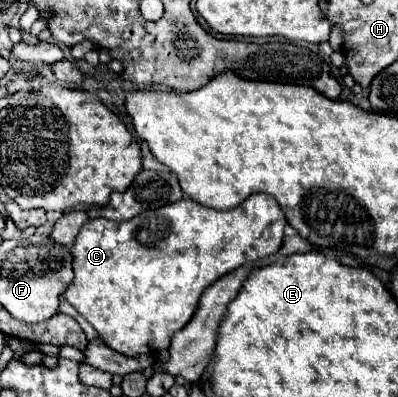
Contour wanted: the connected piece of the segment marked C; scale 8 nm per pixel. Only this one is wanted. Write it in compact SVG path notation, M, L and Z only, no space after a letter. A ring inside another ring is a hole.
M252 194L234 210L222 212L182 198L158 210L144 212L128 222L106 218L88 220L74 244L74 282L66 288L64 298L96 328L100 338L124 356L158 352L170 346L174 332L182 330L198 308L204 290L220 276L230 274L242 264L276 254L284 240L286 214L268 194Z

